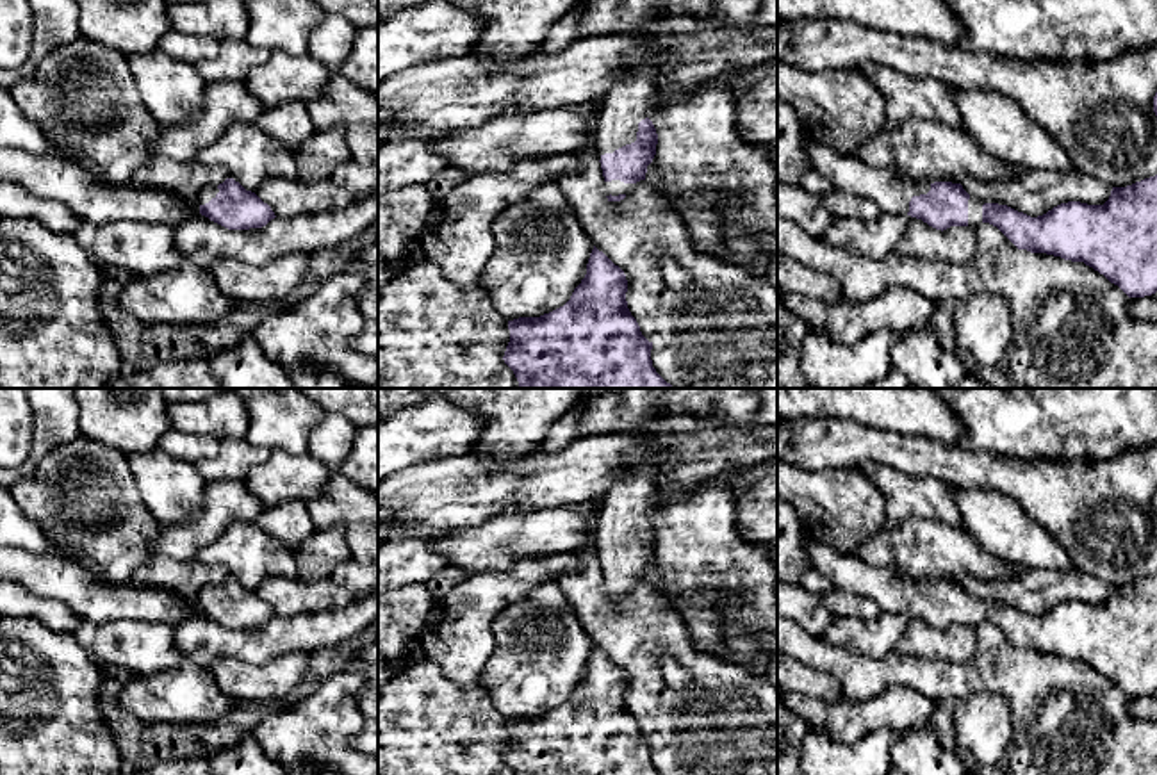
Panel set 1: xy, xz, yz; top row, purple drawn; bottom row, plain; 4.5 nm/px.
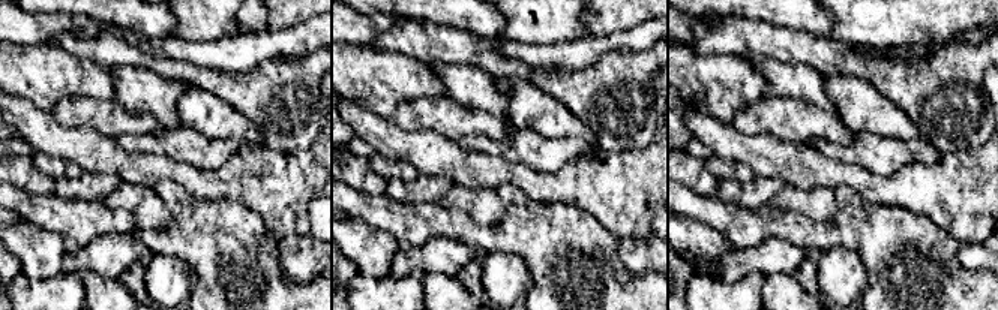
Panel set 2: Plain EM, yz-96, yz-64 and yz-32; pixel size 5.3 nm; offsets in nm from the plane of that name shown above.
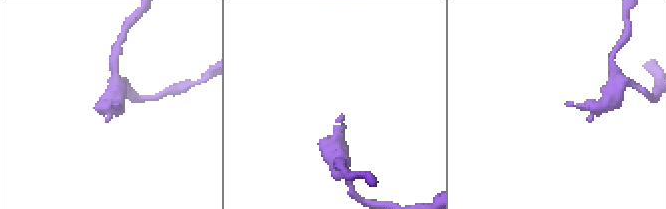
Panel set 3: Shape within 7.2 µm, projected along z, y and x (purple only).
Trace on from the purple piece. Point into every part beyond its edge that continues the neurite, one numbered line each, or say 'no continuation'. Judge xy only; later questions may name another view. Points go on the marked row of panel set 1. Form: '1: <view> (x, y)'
1: xy (205, 193)

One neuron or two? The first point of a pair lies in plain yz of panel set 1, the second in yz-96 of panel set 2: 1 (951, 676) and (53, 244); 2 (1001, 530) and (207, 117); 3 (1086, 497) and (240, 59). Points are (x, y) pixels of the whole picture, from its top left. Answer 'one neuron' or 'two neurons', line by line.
1: two neurons
2: one neuron
3: two neurons

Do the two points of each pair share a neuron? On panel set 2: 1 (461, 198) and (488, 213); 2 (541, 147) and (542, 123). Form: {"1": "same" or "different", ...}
{"1": "same", "2": "different"}

